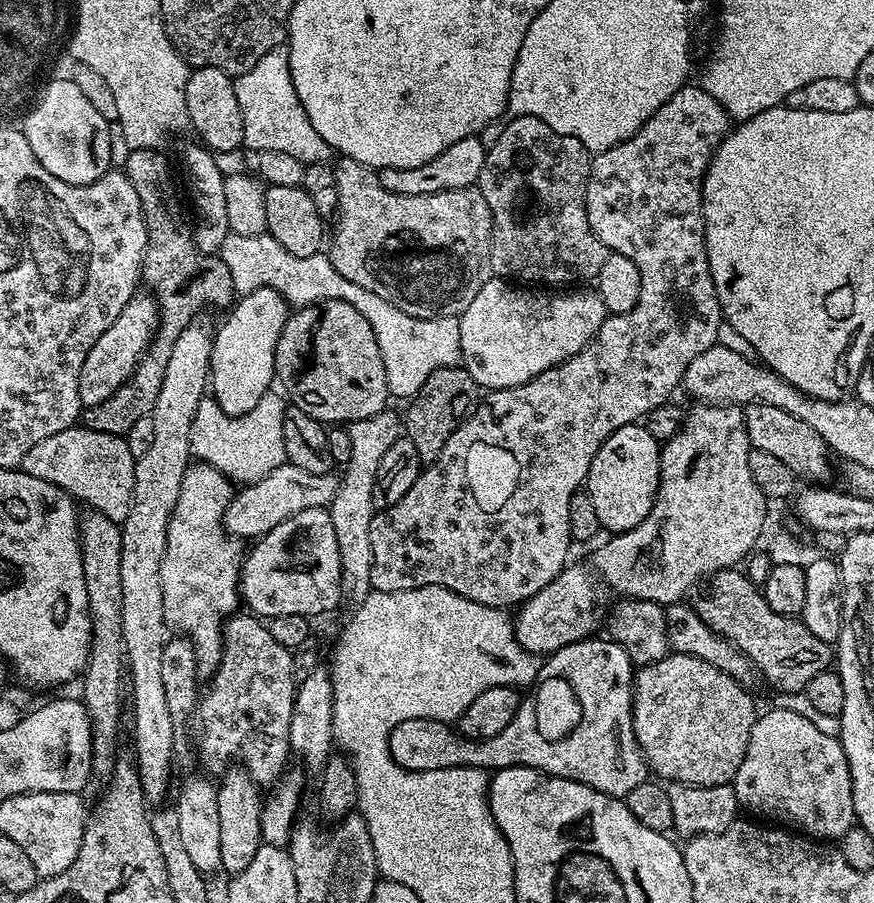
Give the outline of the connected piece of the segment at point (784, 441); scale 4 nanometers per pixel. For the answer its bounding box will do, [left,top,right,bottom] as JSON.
[744,404,830,482]

